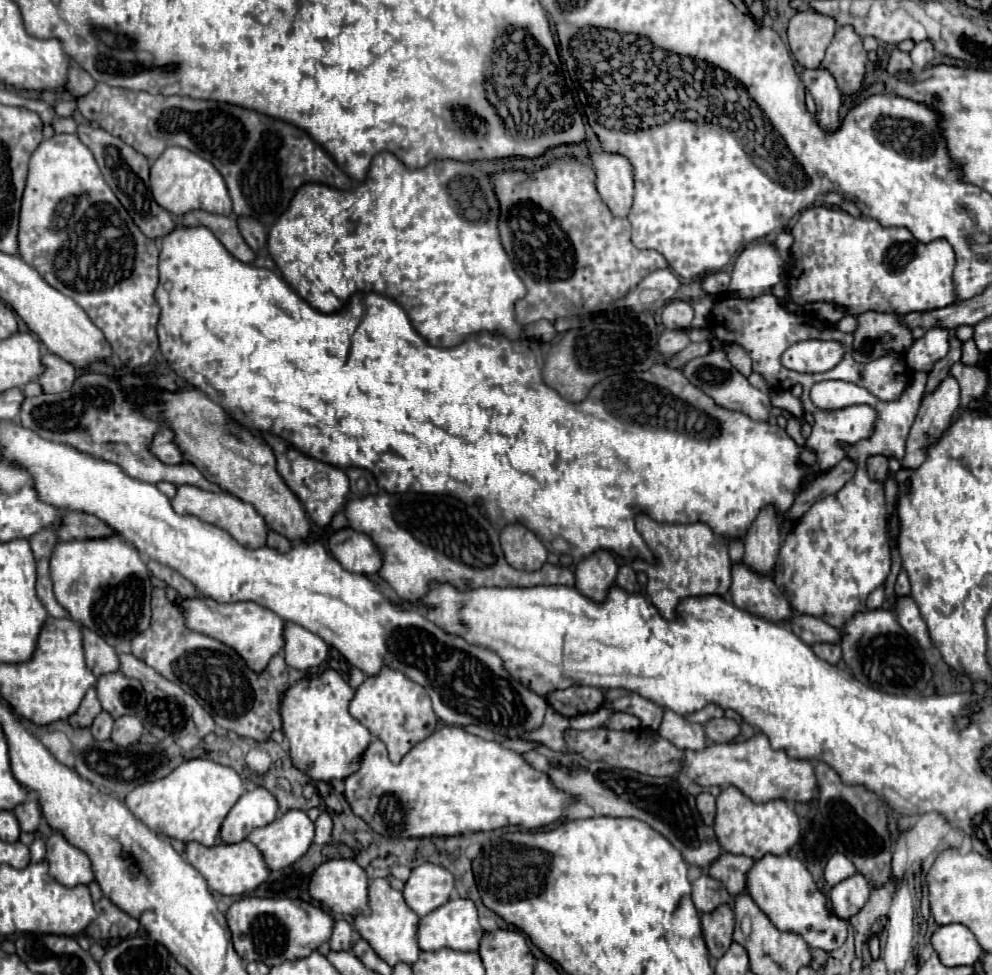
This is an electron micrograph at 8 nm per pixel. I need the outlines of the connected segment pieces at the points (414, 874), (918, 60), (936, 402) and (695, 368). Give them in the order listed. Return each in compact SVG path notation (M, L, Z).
M421 864L411 870L409 880L405 882L403 896L407 906L417 914L425 916L437 906L449 900L453 890L453 874L437 864Z
M923 40L923 42L915 44L915 48L911 50L911 60L913 60L913 66L917 70L923 70L923 68L931 66L933 58L935 58L935 50L933 50L929 40Z
M947 376L933 394L923 398L921 408L917 412L917 418L915 418L915 422L911 426L911 432L909 432L909 438L907 438L907 454L901 460L901 468L917 470L925 462L927 448L935 446L941 440L941 436L947 432L947 428L951 426L955 410L959 408L959 400L961 400L961 390L959 390L959 384L953 376Z
M711 350L709 354L701 356L701 358L693 358L689 360L683 368L683 376L699 390L703 390L707 396L711 396L715 400L717 406L727 408L727 410L737 410L747 414L753 420L769 420L769 410L771 410L771 402L769 402L769 394L763 390L753 388L747 378L743 374L739 374L731 362L727 360L723 350Z

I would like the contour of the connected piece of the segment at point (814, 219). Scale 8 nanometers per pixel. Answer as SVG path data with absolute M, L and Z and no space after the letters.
M825 206L803 210L791 232L795 244L791 248L787 288L793 302L805 304L807 300L835 300L835 304L851 308L851 314L863 314L867 310L903 314L911 310L924 312L943 308L957 300L953 286L955 252L947 240L921 244L907 228L883 228L873 218L855 218L845 210Z

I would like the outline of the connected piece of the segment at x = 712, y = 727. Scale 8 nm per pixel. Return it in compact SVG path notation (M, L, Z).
M729 718L709 720L703 728L705 728L707 738L711 742L719 742L719 744L725 744L725 742L735 740L739 736L739 732L741 732L741 726L735 720L729 720Z

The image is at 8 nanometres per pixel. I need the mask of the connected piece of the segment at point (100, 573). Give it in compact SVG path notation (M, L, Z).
M121 536L61 542L51 556L55 598L73 620L101 636L113 648L129 644L151 626L151 582L147 564Z

